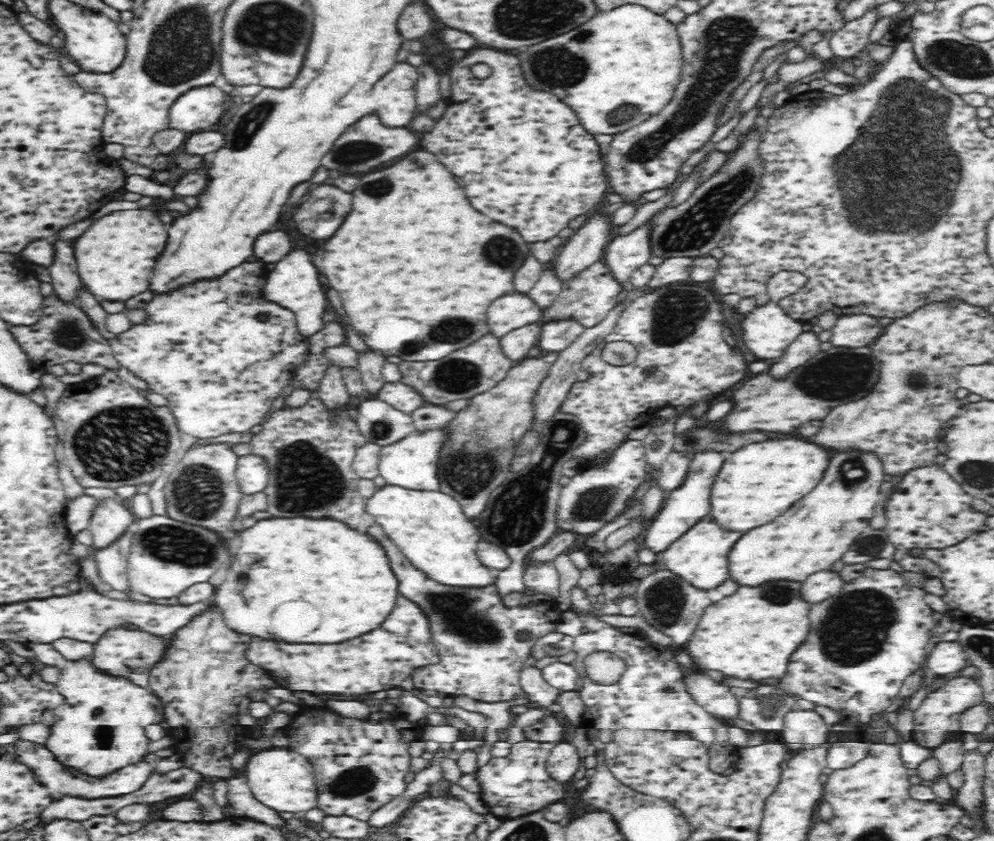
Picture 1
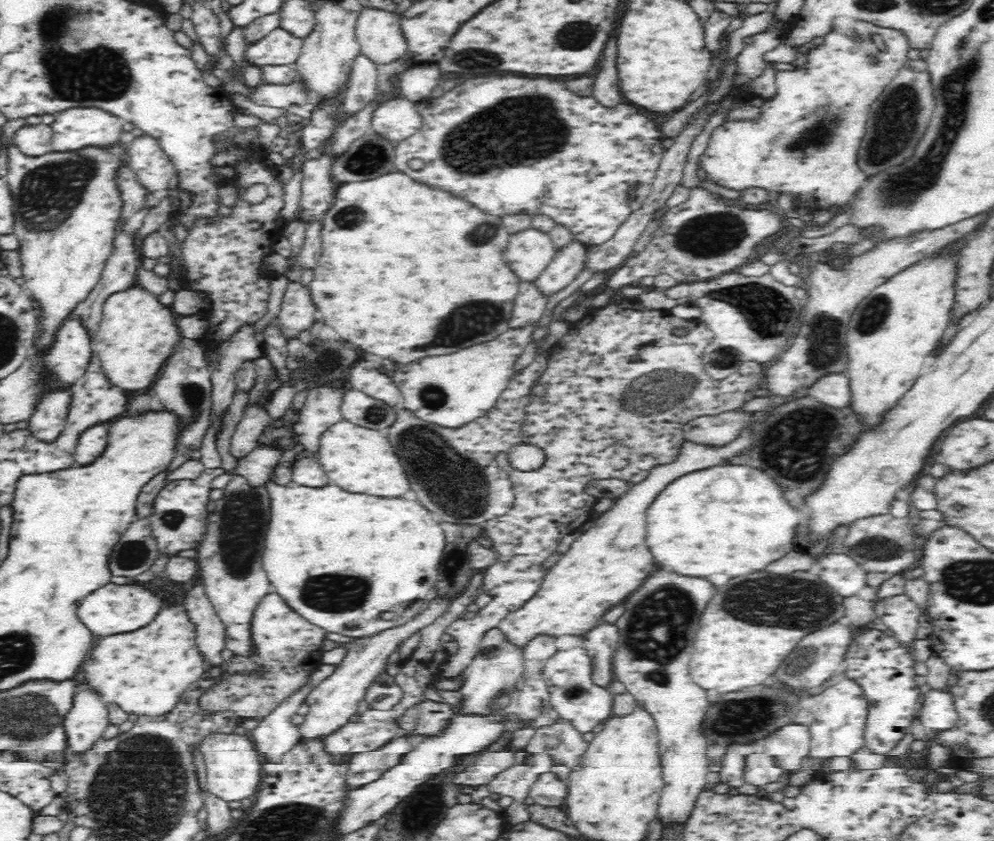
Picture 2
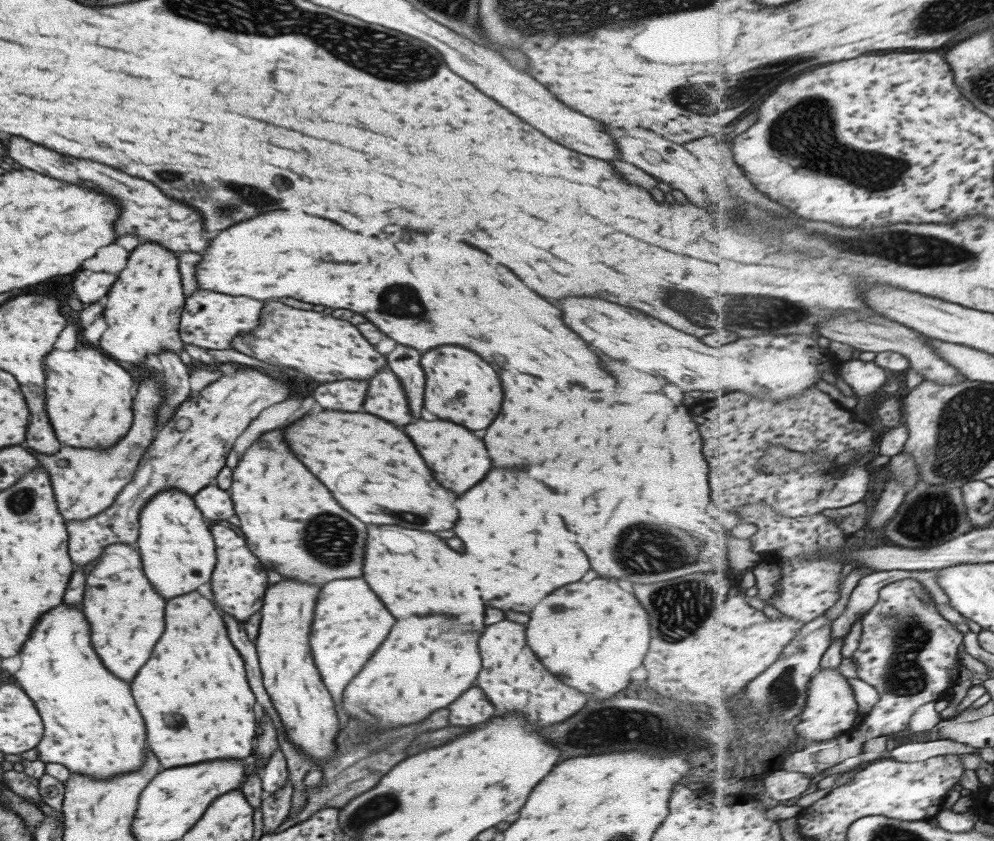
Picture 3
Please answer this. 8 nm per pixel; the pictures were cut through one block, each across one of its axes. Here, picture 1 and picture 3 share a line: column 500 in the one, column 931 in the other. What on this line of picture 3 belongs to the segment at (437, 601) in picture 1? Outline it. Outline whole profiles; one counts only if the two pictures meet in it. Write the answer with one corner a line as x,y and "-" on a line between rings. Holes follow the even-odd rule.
915,578
889,583
880,590
876,605
869,610
863,618
862,633
857,650
852,655
857,676
874,686
881,695
881,700
873,707
873,710
865,715
866,719
854,730
847,733
846,738
839,741
821,741
810,744
802,744
800,749
783,757
777,765
777,770
789,772
804,772
815,781
823,770
829,770
837,764
829,762
833,756
839,756
839,762
859,756
863,752
866,742
880,736
894,736
910,728
914,712
929,702
940,700
942,692
953,687
954,682
951,670
962,666
959,662
959,648
963,644
963,632
959,632
953,623
945,620
935,607
934,597

